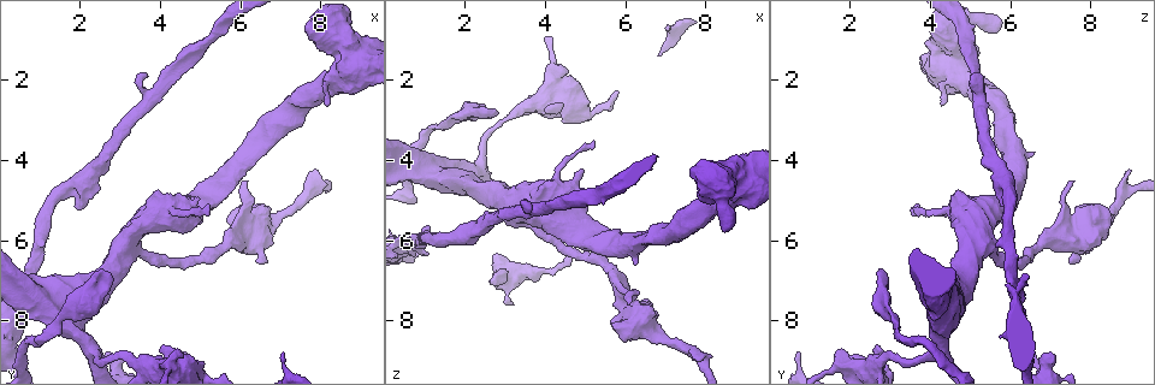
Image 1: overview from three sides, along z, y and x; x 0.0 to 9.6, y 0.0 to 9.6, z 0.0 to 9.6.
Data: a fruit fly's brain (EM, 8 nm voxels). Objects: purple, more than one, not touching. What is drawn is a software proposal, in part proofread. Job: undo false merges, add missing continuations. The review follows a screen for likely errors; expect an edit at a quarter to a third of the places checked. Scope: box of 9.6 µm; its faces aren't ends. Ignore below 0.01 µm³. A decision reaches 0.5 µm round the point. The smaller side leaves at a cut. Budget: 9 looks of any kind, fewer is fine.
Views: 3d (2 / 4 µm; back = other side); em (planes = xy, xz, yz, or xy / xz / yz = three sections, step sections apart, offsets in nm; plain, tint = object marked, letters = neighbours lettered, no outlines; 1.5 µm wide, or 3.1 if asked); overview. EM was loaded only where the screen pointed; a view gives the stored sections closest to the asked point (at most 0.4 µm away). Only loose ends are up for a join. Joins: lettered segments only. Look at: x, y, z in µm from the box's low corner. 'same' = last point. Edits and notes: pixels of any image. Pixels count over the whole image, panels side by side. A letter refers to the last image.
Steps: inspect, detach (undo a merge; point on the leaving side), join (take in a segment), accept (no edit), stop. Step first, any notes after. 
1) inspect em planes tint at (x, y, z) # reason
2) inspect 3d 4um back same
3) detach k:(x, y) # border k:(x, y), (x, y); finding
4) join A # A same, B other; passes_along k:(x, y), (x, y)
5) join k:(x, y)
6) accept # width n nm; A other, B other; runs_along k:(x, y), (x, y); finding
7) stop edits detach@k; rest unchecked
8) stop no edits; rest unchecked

inspect 3d 2um at (7.10, 8.80, 0.70) # an open end

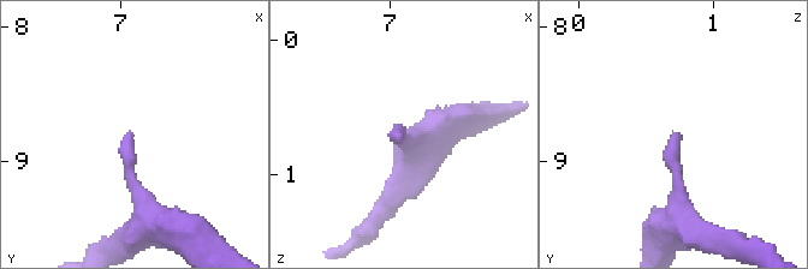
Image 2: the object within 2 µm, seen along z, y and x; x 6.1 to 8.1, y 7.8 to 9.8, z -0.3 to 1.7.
inspect em planes plain at (7.08, 8.80, 0.74) # need the tissue

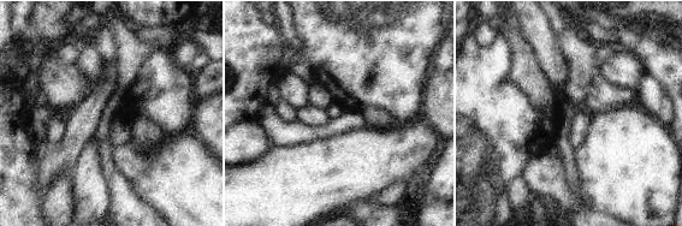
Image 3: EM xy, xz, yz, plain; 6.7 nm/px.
inspect em planes letters same # what lies round it

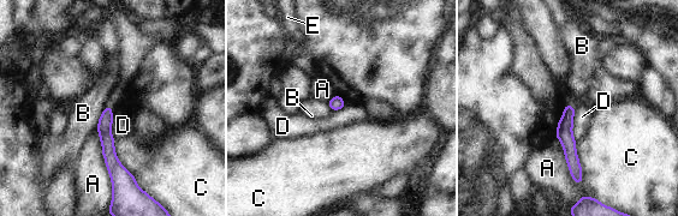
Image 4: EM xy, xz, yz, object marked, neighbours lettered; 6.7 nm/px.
accept # longest_contact A 380 nm; A other, B other, C other, D other, E other; border 4:(574, 106), (572, 137), (576, 142); no lettered segment goes on from it

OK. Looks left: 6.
inspect em yz step 4 tint at (8.15, 2.60, 4.35) # free end

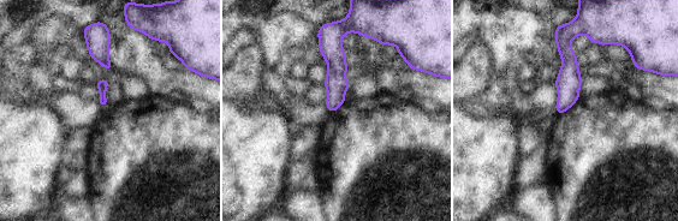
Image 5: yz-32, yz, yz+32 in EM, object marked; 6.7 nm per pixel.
inspect em yz step 4 letters same # see the neighbours

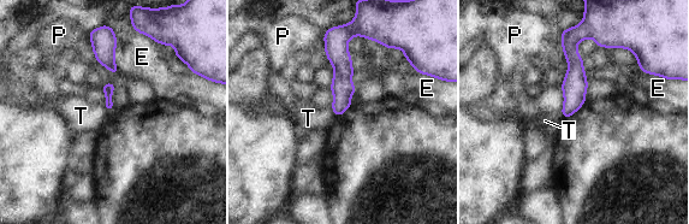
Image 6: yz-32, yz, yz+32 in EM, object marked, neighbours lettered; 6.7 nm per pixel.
accept # E other, P other, T other; border 6:(331, 106), (337, 116); none of them fits

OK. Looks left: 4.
inspect 3d 2um at (5.15, 5.40, 3.50) # an open end

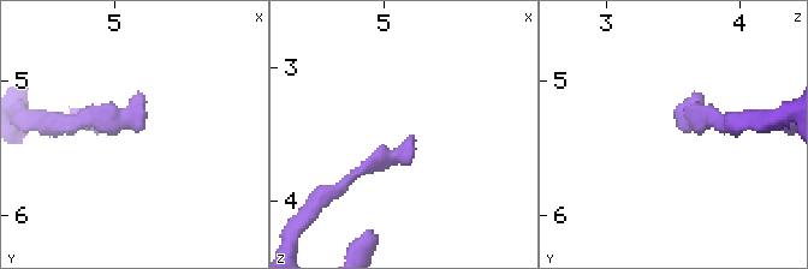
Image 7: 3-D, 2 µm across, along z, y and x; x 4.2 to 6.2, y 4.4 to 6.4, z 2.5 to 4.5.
inspect em planes letters at (5.20, 5.36, 3.54)

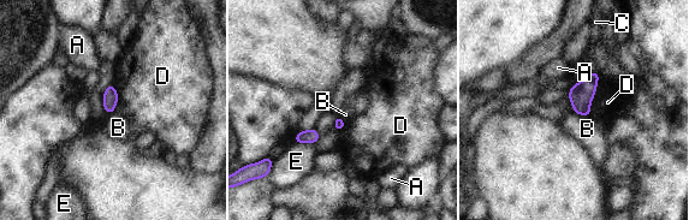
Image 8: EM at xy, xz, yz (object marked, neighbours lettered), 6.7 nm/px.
accept # A other, B other, C other, D other, E other; border 8:(574, 112), (582, 114), (592, 113); no lettered segment goes on from it

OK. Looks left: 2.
inspect 3d 4um back at (4.25, 9.10, 1.85) # calibre changes

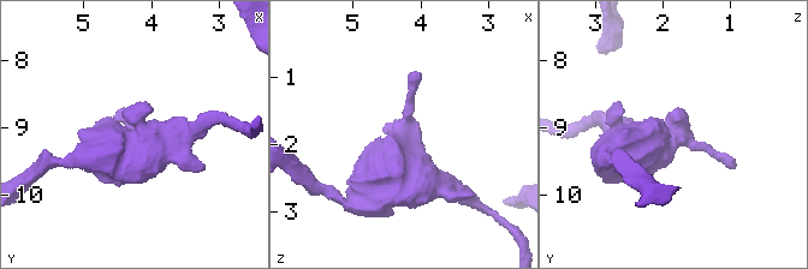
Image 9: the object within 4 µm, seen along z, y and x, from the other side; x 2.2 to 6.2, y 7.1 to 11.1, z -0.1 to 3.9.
inspect em planes letters at (4.25, 9.10, 1.85) # shape alone is not enough

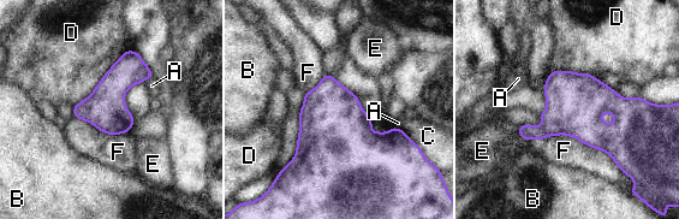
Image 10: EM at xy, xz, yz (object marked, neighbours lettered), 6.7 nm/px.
accept # A other, B other, C other, D other, E other, F other; border 10:(127, 49), (93, 92), (73, 107); continuous, no second neuron

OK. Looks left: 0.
stop no edits; rest unchecked

